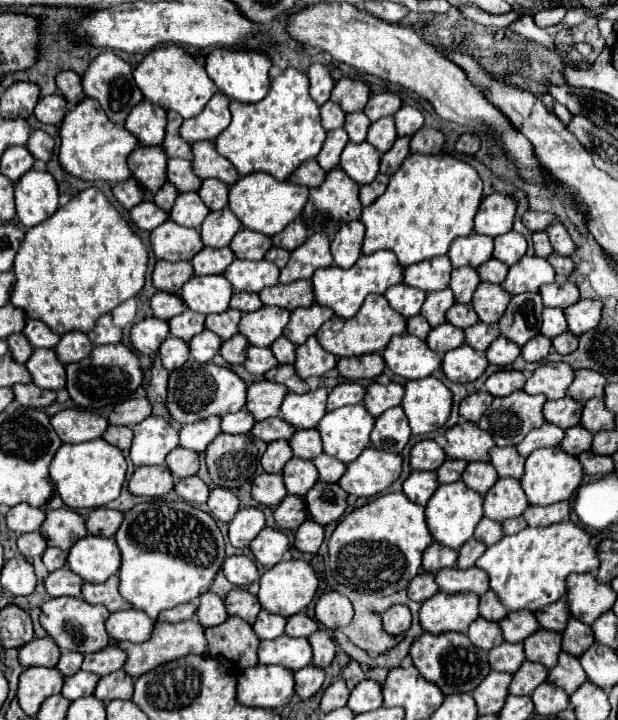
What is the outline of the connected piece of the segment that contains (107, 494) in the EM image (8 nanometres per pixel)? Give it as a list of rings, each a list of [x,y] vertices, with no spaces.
[[[103,439],[85,441],[79,445],[61,445],[49,465],[53,487],[63,503],[71,509],[95,509],[117,499],[125,481],[125,473],[127,463],[123,453]]]

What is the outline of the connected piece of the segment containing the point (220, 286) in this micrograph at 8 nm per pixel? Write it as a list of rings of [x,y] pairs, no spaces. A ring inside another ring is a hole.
[[[195,275],[181,289],[183,303],[191,311],[197,311],[203,315],[227,311],[231,295],[233,295],[233,289],[223,275],[205,275],[205,277]]]

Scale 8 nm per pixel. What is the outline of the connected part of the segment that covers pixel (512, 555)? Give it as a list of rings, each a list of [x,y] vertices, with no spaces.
[[[571,521],[553,523],[549,527],[525,527],[523,531],[509,535],[509,537],[505,535],[501,541],[487,547],[485,555],[481,555],[481,559],[477,559],[477,567],[489,575],[491,589],[497,593],[499,601],[509,611],[517,611],[517,609],[537,611],[549,603],[555,603],[557,599],[561,599],[567,593],[565,579],[569,573],[593,573],[593,571],[597,571],[599,559],[597,559],[595,549],[589,547],[589,539],[591,539],[589,533],[583,531],[581,527],[573,525]]]

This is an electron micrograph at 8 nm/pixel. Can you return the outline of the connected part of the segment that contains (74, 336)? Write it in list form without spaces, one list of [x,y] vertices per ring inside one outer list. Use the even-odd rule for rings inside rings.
[[[69,331],[57,343],[55,353],[57,353],[57,359],[63,365],[67,365],[67,363],[81,361],[85,355],[89,355],[91,349],[93,349],[93,345],[91,345],[91,341],[87,339],[85,333],[81,333],[81,331]]]

